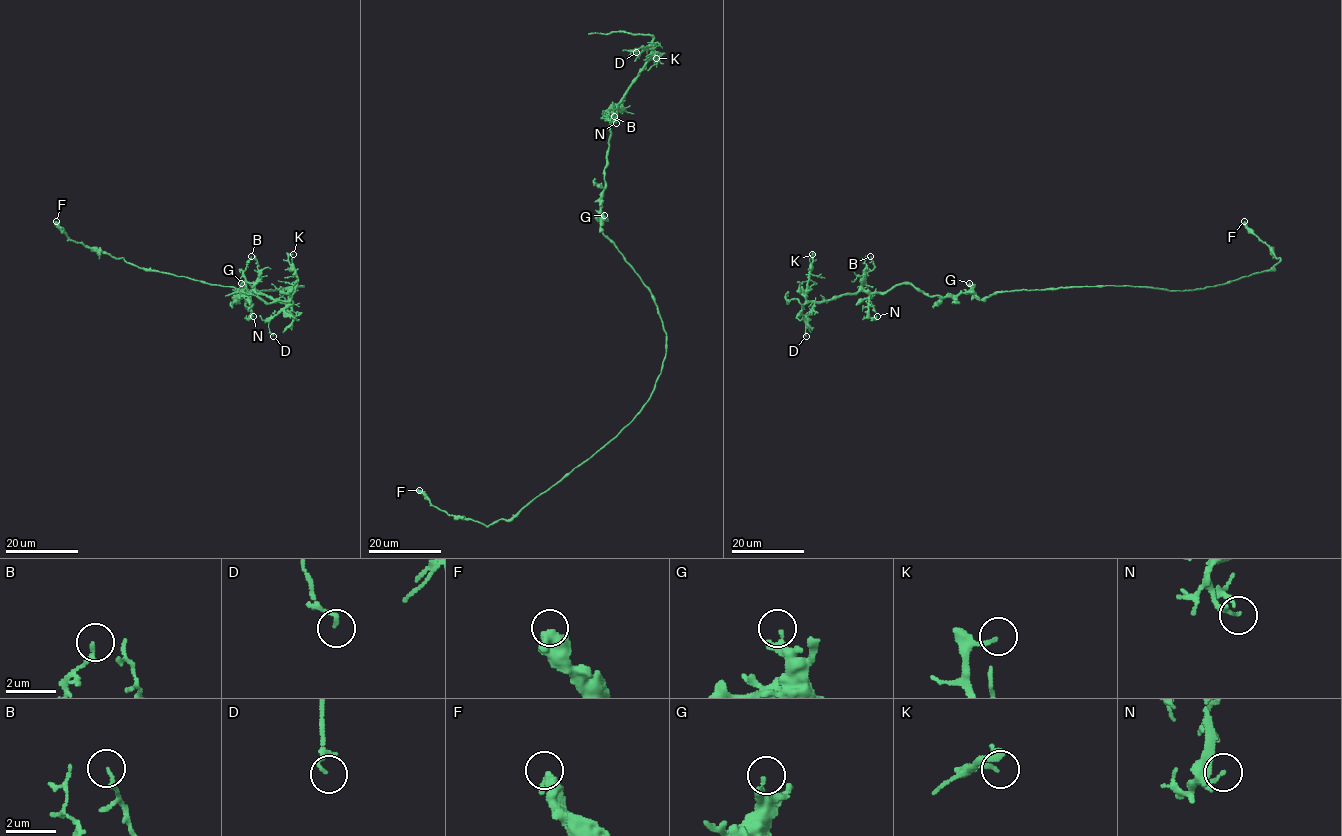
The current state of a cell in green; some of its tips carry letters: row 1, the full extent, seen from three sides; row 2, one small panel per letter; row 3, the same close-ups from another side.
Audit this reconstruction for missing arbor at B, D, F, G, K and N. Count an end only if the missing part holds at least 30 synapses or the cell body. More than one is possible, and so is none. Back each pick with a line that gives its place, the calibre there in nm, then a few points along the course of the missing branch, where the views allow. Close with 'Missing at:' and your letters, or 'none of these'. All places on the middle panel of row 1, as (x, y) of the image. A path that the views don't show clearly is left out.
Missing at: none of these

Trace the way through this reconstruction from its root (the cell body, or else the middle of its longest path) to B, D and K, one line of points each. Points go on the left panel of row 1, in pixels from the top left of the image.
B: (295, 287), (253, 291), (238, 299), (244, 283), (247, 293), (253, 289), (243, 274), (251, 256)
D: (295, 287), (238, 299), (237, 293), (242, 296), (245, 283), (247, 293), (288, 303), (269, 321), (273, 336)
K: (295, 287), (253, 291), (238, 299), (245, 283), (247, 293), (287, 302), (297, 280), (288, 260), (293, 254)

